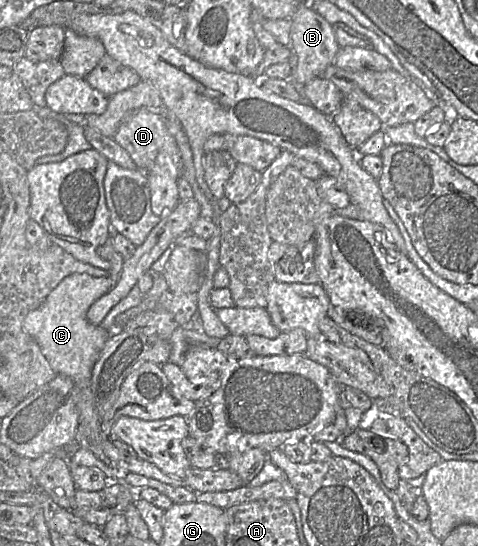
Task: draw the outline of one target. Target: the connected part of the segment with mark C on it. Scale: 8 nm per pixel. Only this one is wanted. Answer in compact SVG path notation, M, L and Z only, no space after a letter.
M73 273L65 277L36 309L30 311L22 320L23 330L38 344L52 370L56 374L70 377L79 387L78 425L85 426L101 446L105 455L119 470L133 472L160 480L173 486L184 486L180 477L165 474L156 465L138 456L128 457L121 454L113 445L110 437L101 432L102 418L97 412L94 396L90 389L93 366L110 337L110 331L101 325L93 325L87 319L89 307L114 286L109 277L94 277L87 273Z

